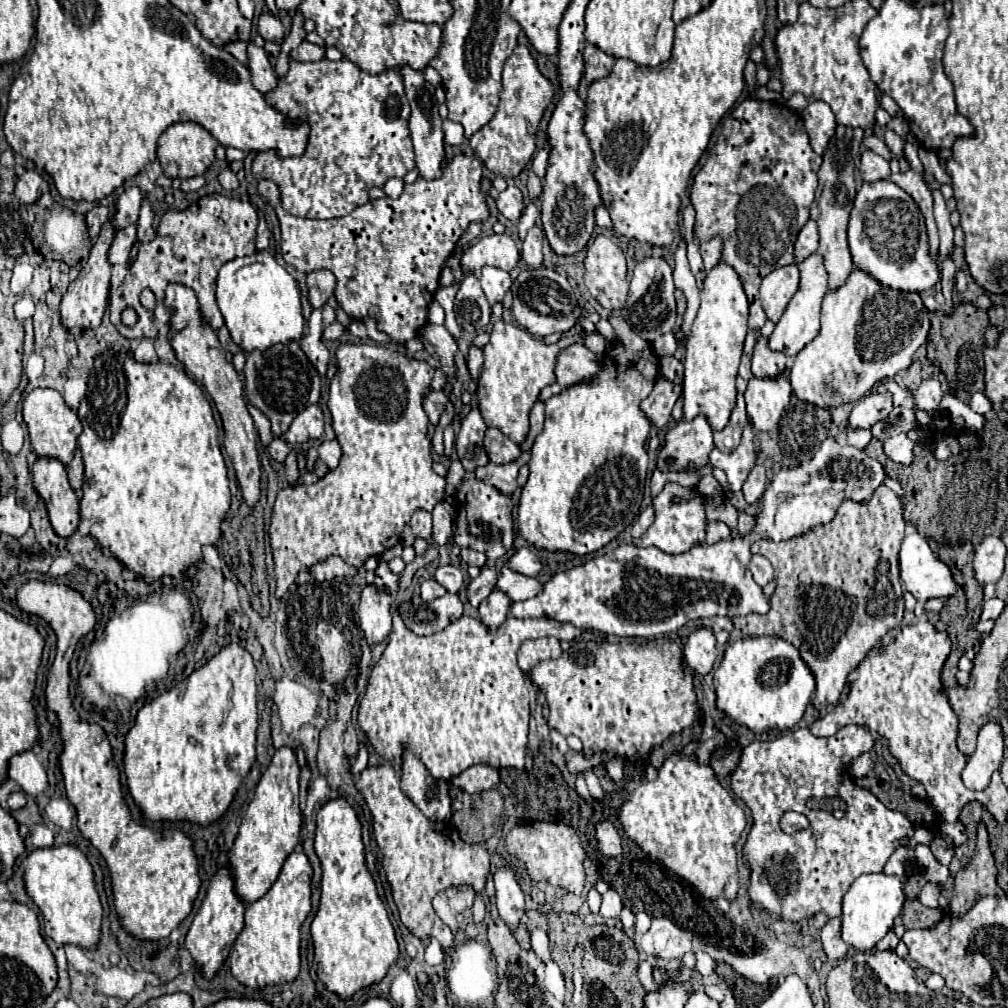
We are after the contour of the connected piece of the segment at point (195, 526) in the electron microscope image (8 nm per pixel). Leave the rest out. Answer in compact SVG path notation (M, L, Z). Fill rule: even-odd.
M107 348L95 358L95 364L89 372L89 382L87 382L87 394L81 400L79 406L79 420L83 424L83 434L79 436L77 444L83 454L85 462L85 478L83 478L83 498L81 498L81 518L91 522L91 536L107 548L117 560L121 560L129 570L137 572L145 582L157 580L161 576L173 576L173 578L183 578L187 574L187 568L193 566L197 560L201 560L201 546L203 544L215 544L221 536L221 522L230 509L230 489L227 480L227 468L225 460L221 456L219 448L219 430L213 418L213 410L209 400L205 398L201 386L193 382L185 370L175 368L173 364L165 360L157 362L137 362L129 352L125 350L113 350Z

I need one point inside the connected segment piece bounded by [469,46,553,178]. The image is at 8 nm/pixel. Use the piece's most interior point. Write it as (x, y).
(506, 144)

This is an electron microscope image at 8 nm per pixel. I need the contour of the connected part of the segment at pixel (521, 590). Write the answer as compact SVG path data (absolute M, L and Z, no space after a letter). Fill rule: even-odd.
M503 566L501 574L499 574L497 588L503 590L505 594L509 594L509 598L513 602L523 602L523 600L537 596L543 590L543 582L537 578L523 576L523 574L511 570L509 566Z

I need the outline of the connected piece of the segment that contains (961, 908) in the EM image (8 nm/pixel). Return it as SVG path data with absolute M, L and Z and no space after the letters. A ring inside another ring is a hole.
M985 822L977 828L977 848L967 864L967 868L955 874L953 896L949 900L949 908L953 916L963 916L981 896L1001 896L1003 890L995 882L997 868L993 854L989 850L989 838Z

